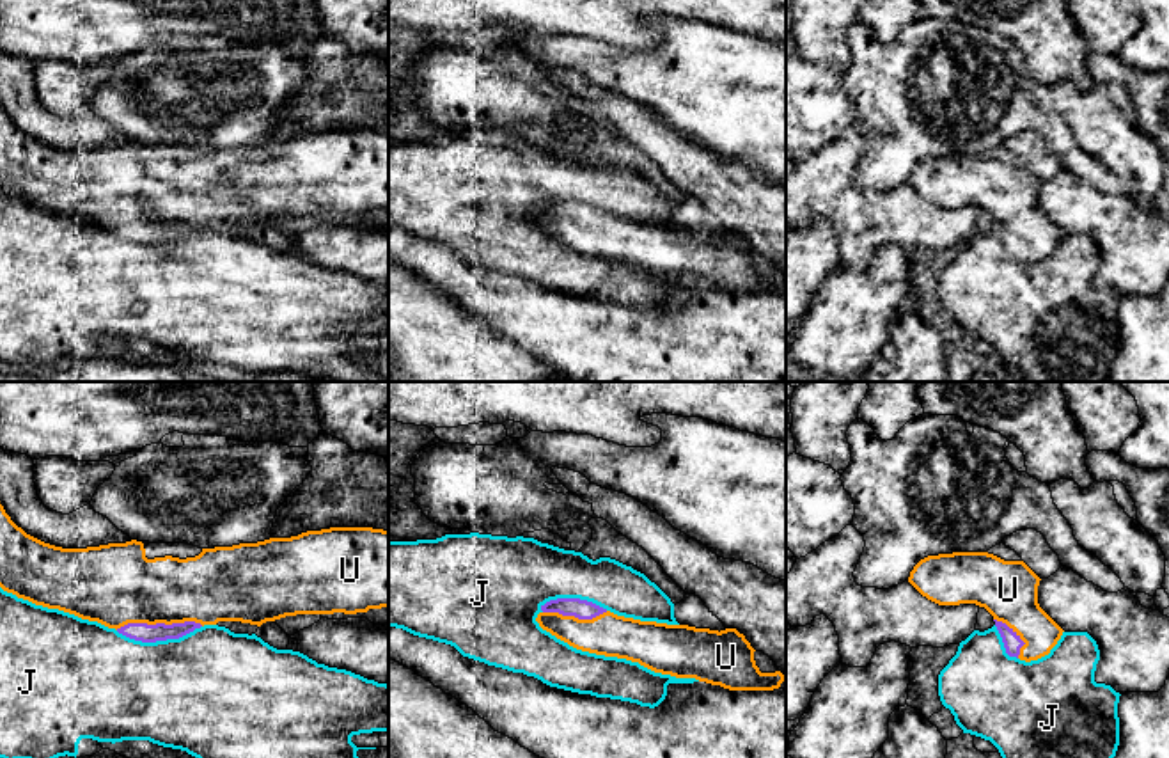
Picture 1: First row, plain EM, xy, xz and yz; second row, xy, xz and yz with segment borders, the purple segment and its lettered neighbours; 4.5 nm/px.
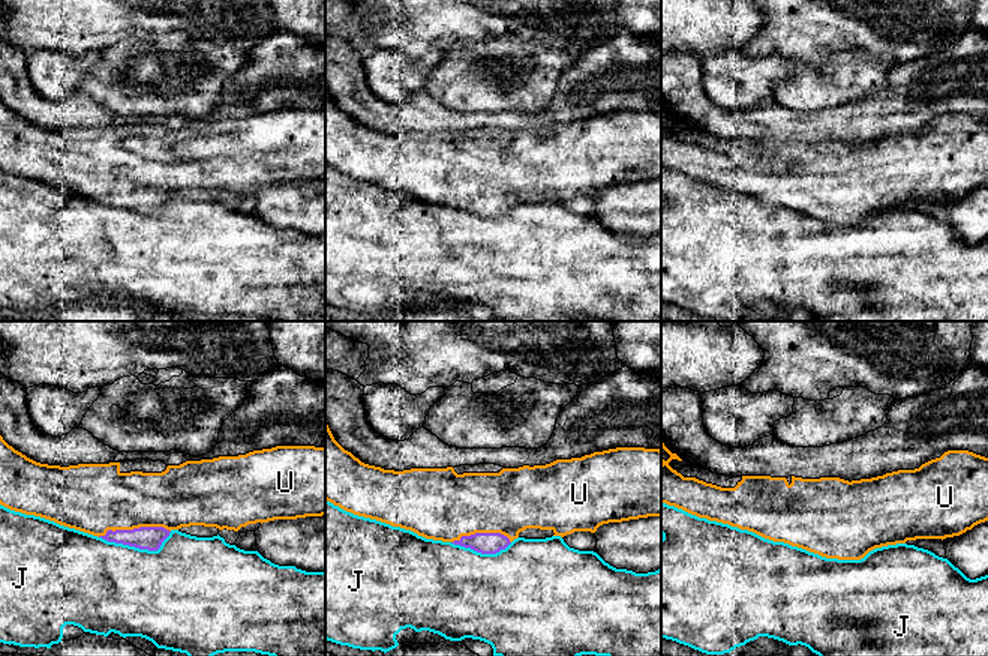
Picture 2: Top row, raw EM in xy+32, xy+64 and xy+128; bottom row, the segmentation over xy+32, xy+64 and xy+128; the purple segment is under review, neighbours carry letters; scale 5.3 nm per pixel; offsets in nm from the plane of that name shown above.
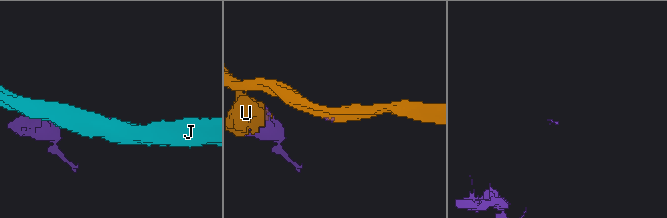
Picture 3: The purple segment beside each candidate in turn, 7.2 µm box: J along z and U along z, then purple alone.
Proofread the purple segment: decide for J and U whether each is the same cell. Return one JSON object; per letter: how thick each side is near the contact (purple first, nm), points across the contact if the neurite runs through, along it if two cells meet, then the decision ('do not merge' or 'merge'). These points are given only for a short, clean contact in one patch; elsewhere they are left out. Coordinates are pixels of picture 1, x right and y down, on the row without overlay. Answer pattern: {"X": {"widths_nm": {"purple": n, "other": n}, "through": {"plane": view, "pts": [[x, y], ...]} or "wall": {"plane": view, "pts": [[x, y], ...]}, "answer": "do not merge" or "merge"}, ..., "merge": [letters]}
{"J": {"widths_nm": {"purple": 90, "other": 480}, "wall": {"plane": "xy", "pts": [[201, 228], [178, 240], [155, 244], [135, 244], [116, 233]]}, "answer": "do not merge"}, "U": {"widths_nm": {"purple": 90, "other": 360}, "answer": "merge"}, "merge": ["U"]}

